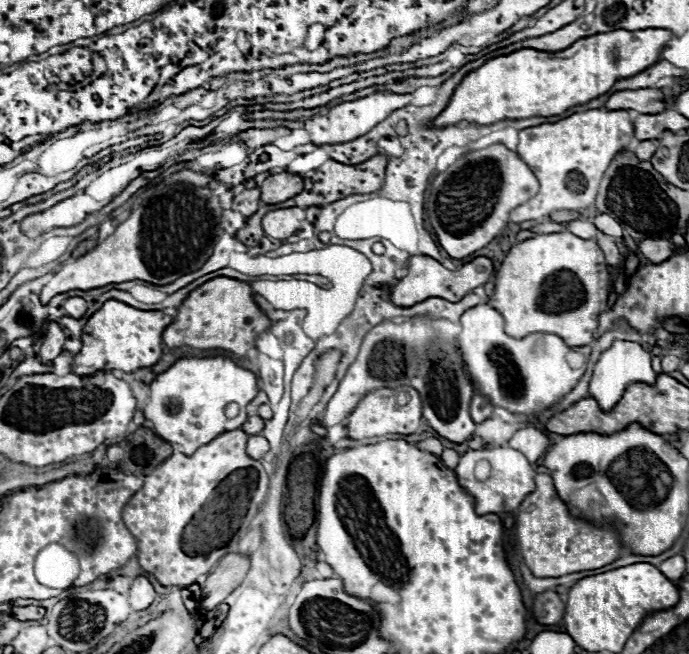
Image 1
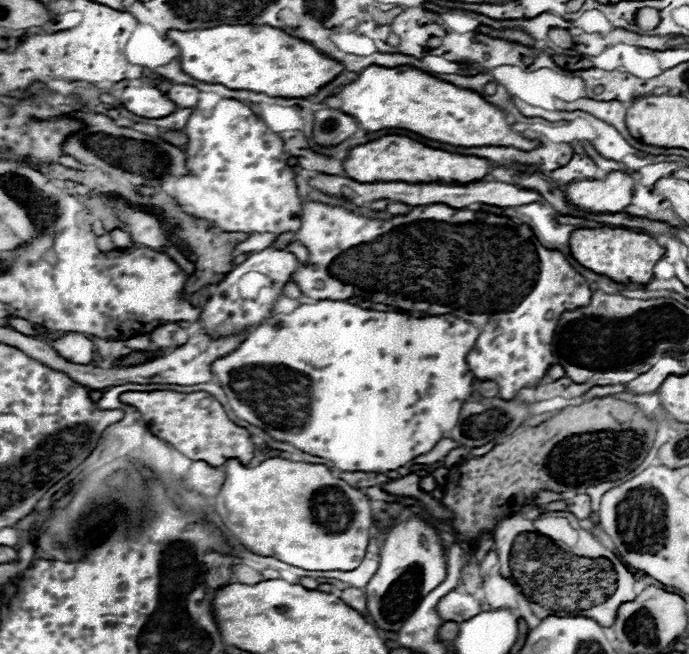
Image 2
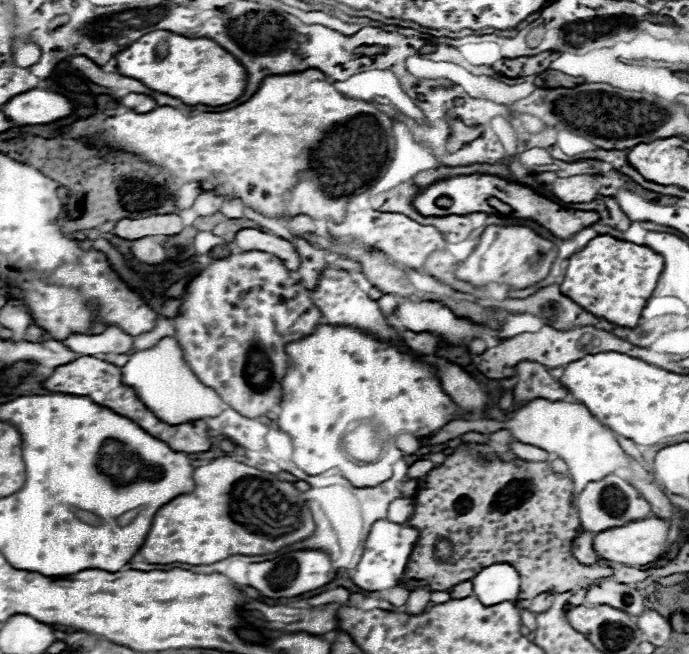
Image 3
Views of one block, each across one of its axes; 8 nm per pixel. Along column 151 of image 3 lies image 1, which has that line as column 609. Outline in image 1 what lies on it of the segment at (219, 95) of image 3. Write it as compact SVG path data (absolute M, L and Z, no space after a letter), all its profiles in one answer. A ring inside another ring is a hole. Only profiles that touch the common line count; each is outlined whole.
M660 28L640 32L620 30L580 38L560 52L522 48L506 56L496 56L464 76L464 80L454 88L448 106L434 120L430 120L428 126L444 128L460 122L488 126L500 120L562 114L572 106L584 104L608 92L616 80L636 76L656 64L660 48L664 48L670 38L672 32Z

